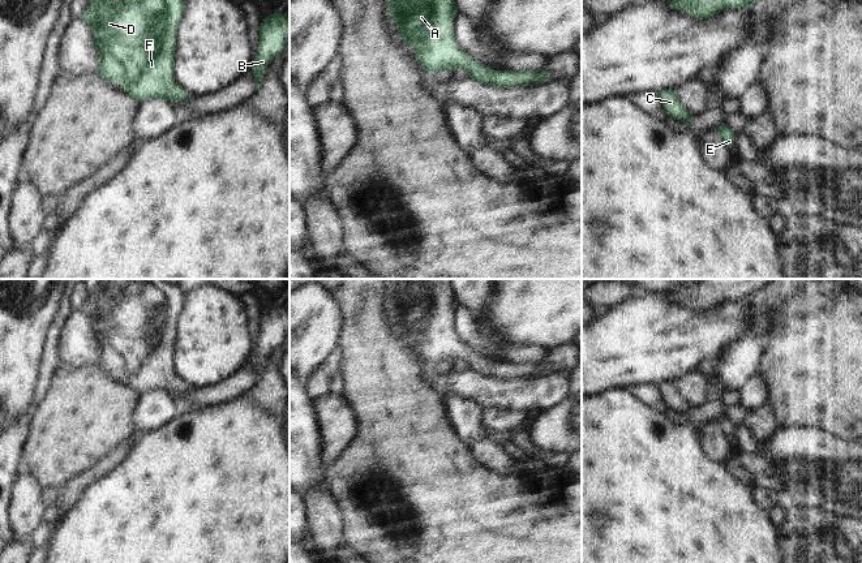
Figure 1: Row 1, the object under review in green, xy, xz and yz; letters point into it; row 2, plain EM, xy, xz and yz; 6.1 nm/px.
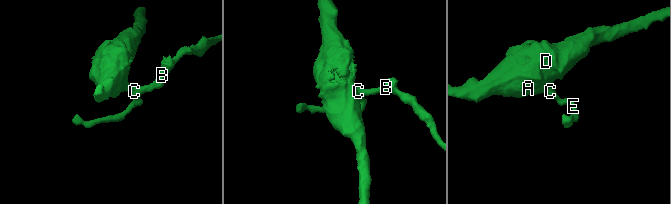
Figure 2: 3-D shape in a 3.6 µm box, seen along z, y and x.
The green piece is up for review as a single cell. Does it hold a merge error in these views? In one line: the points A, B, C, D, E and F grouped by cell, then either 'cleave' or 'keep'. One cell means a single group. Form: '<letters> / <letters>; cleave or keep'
A B C D E F; keep

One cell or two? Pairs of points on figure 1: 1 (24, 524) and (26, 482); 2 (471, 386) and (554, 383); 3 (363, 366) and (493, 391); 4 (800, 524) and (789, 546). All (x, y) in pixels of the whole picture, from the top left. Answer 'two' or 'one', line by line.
1: one
2: one
3: two
4: one

